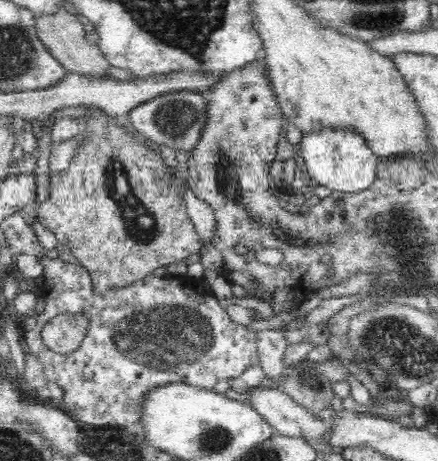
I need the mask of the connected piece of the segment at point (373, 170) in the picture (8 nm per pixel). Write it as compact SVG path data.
M321 130L303 135L302 160L312 183L334 192L353 193L374 186L379 165L376 155L366 147L364 139L352 131Z

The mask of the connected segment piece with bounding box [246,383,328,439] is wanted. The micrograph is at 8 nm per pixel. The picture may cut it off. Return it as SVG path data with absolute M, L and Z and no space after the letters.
M260 383L249 393L249 403L246 404L265 416L280 435L319 439L328 427L284 392L282 387L262 388Z

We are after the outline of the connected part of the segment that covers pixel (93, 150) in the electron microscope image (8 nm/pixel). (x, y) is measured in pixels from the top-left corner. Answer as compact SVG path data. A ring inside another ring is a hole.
M98 109L91 114L91 121L88 121L83 129L93 132L89 141L78 151L78 156L72 160L72 164L64 170L56 171L49 178L49 196L40 205L37 210L38 222L42 223L50 232L53 232L58 239L59 244L66 244L73 253L73 260L88 269L93 277L93 285L97 290L106 290L106 288L118 288L126 284L132 284L142 276L153 274L157 268L169 265L170 263L178 263L188 256L198 254L200 252L200 241L196 234L193 222L187 213L185 190L188 186L178 186L173 184L172 168L162 159L160 150L148 147L140 136L130 134L123 128L117 127L115 122L104 117Z

